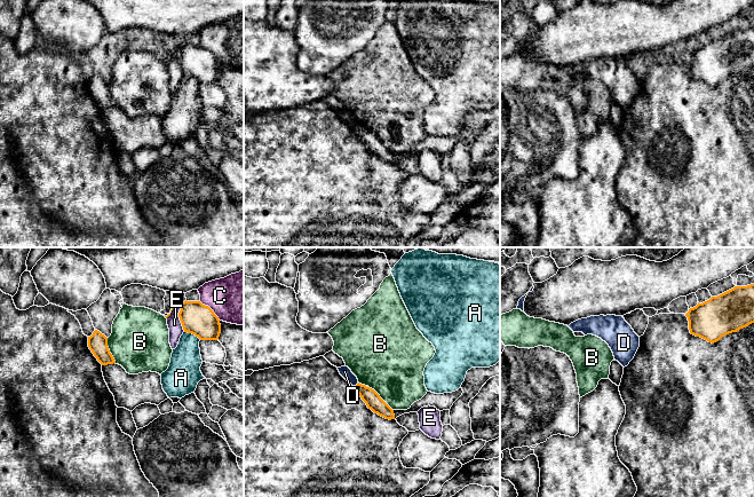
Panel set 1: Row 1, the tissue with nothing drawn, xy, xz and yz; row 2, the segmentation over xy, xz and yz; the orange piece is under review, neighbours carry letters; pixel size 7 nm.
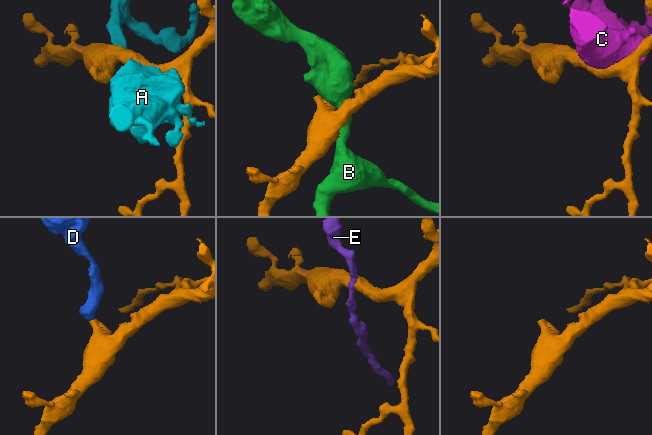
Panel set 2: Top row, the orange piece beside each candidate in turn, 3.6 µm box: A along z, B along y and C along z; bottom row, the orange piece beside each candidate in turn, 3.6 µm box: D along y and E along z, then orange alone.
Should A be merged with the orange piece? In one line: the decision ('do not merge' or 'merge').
do not merge

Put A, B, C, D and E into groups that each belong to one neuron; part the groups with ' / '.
A / B / C / D / E

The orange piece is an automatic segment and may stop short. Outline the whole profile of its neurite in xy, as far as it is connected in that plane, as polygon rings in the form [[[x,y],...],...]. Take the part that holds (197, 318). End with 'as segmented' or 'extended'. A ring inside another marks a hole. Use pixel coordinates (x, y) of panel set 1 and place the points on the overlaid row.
[[[200,301],[181,302],[178,313],[184,332],[192,333],[200,340],[217,340],[221,333],[219,317]]] | as segmented

